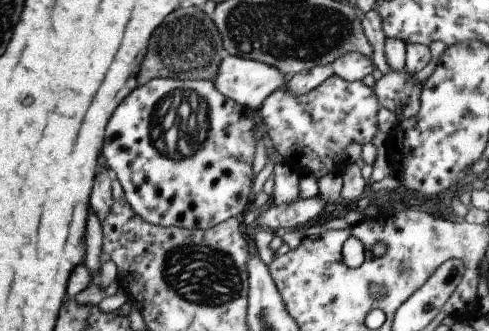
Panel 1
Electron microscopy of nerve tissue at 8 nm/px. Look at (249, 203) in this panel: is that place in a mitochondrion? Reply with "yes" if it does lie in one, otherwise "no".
no

